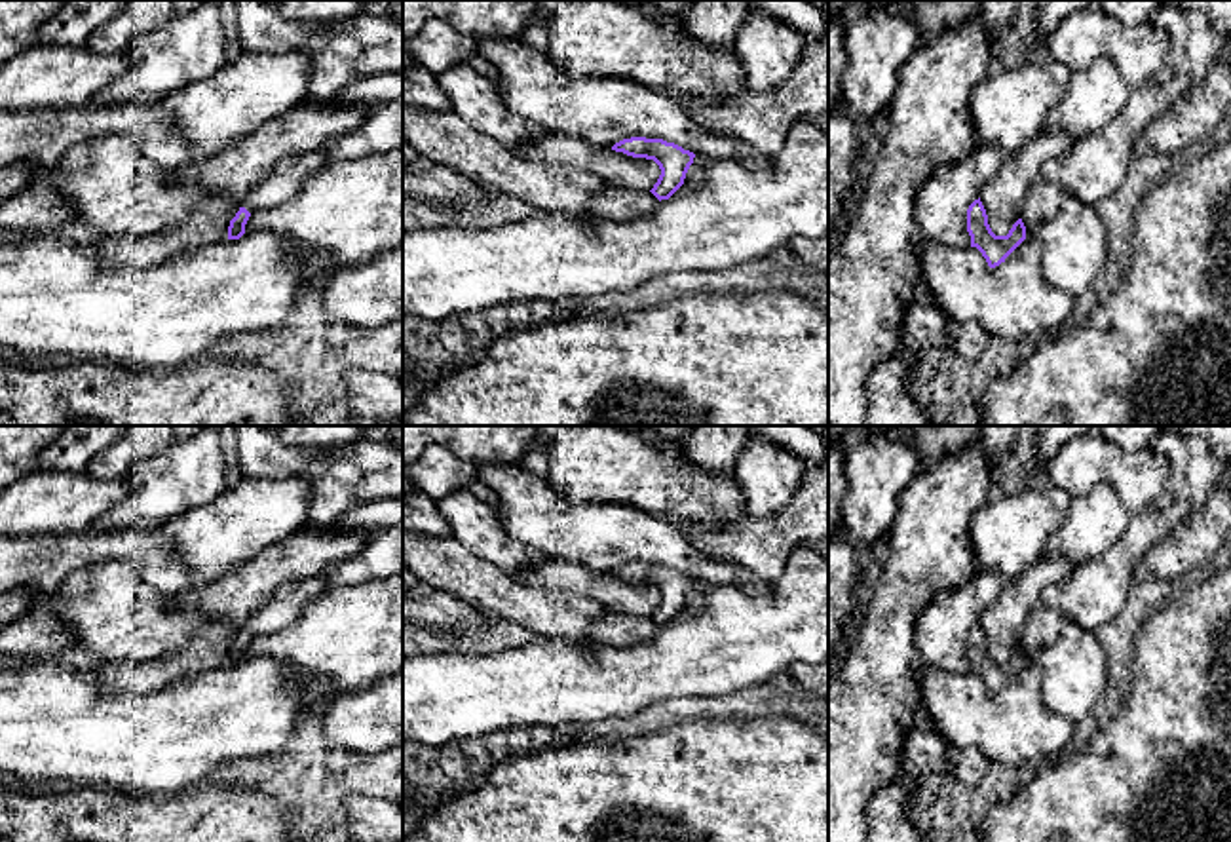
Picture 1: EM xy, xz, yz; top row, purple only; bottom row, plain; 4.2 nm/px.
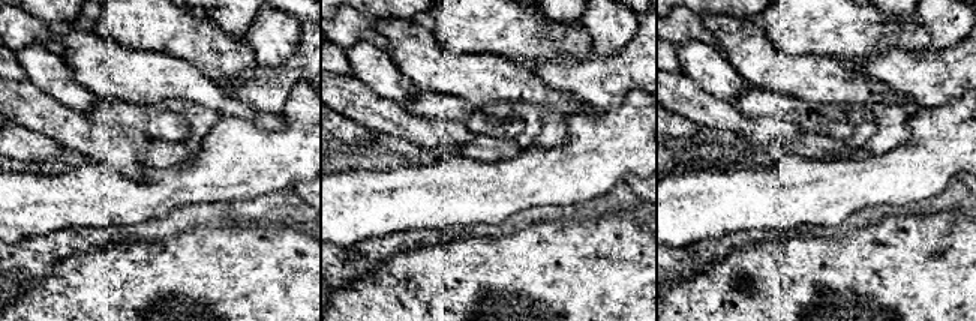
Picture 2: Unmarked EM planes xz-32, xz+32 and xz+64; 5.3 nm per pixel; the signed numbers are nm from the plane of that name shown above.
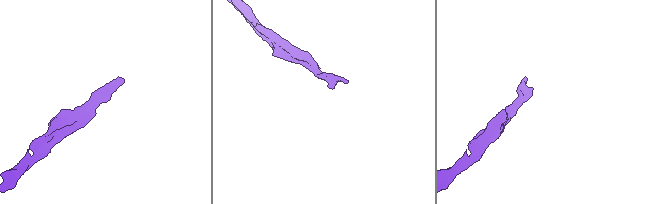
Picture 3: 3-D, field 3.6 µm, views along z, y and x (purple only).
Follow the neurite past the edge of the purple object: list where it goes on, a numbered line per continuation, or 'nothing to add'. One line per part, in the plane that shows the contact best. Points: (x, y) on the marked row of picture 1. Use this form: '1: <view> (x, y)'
1: xy (285, 179)

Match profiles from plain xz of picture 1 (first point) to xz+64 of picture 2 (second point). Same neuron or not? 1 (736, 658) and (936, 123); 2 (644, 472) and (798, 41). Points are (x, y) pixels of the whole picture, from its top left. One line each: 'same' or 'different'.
1: same
2: same

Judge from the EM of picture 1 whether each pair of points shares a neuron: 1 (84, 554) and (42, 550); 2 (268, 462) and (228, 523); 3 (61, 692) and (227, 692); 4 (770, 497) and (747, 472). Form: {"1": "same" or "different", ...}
{"1": "same", "2": "different", "3": "same", "4": "same"}

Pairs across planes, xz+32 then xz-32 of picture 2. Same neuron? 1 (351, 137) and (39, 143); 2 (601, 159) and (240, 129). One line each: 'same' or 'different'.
1: same
2: same

